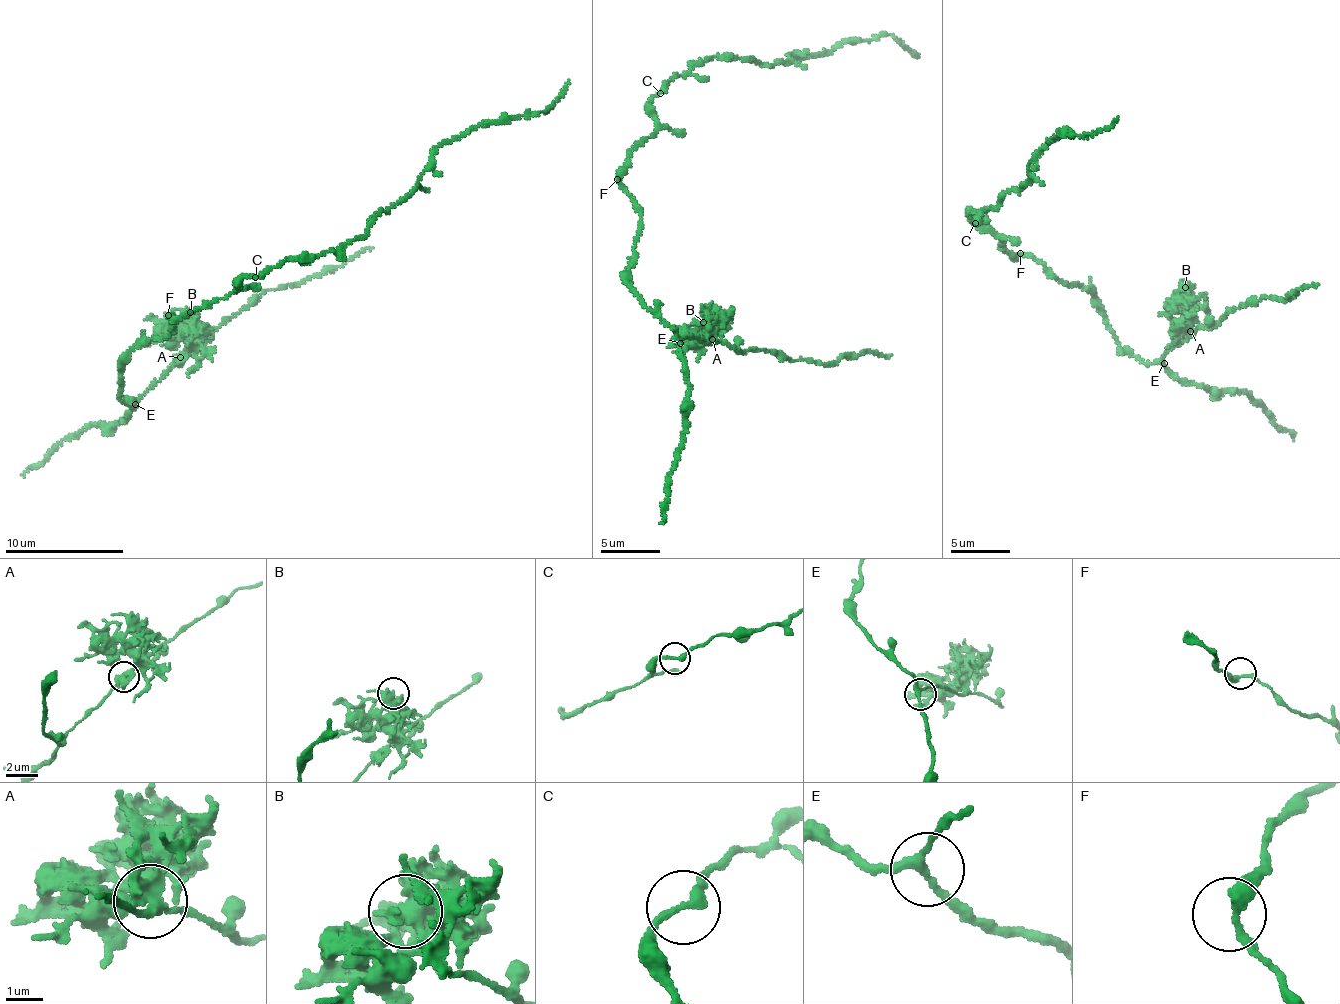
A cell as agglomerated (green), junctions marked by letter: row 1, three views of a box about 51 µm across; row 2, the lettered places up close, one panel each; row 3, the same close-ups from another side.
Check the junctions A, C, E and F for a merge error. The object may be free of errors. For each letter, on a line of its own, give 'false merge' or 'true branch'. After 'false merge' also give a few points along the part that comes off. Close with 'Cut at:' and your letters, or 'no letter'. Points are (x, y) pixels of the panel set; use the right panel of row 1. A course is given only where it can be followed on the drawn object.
A: false merge; course (1191, 331), (1183, 322), (1183, 313), (1194, 297), (1204, 298)
C: true branch
E: true branch
F: true branch
Cut at: A

